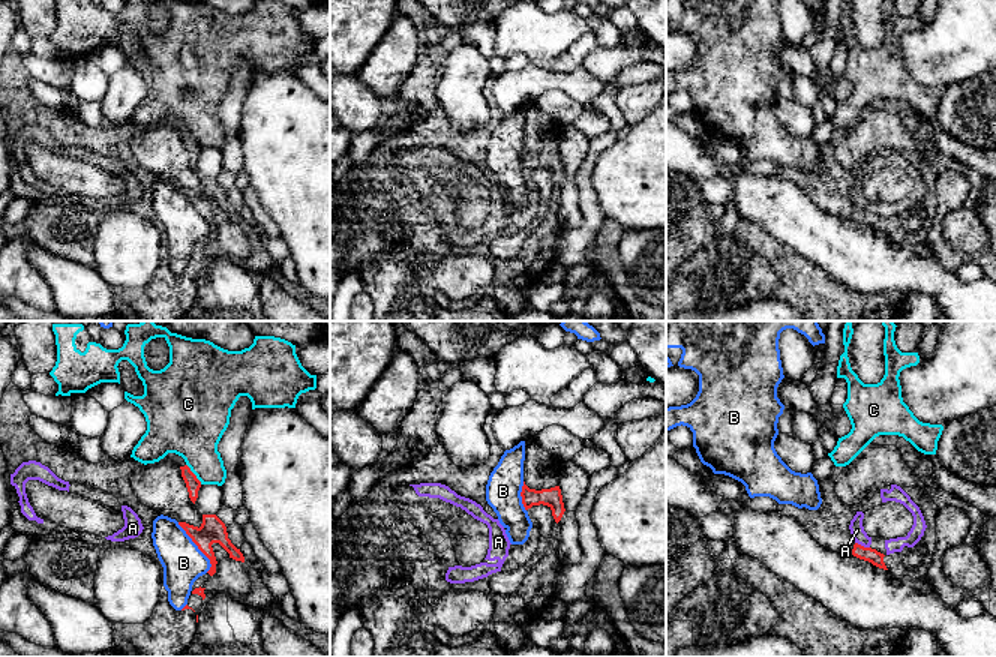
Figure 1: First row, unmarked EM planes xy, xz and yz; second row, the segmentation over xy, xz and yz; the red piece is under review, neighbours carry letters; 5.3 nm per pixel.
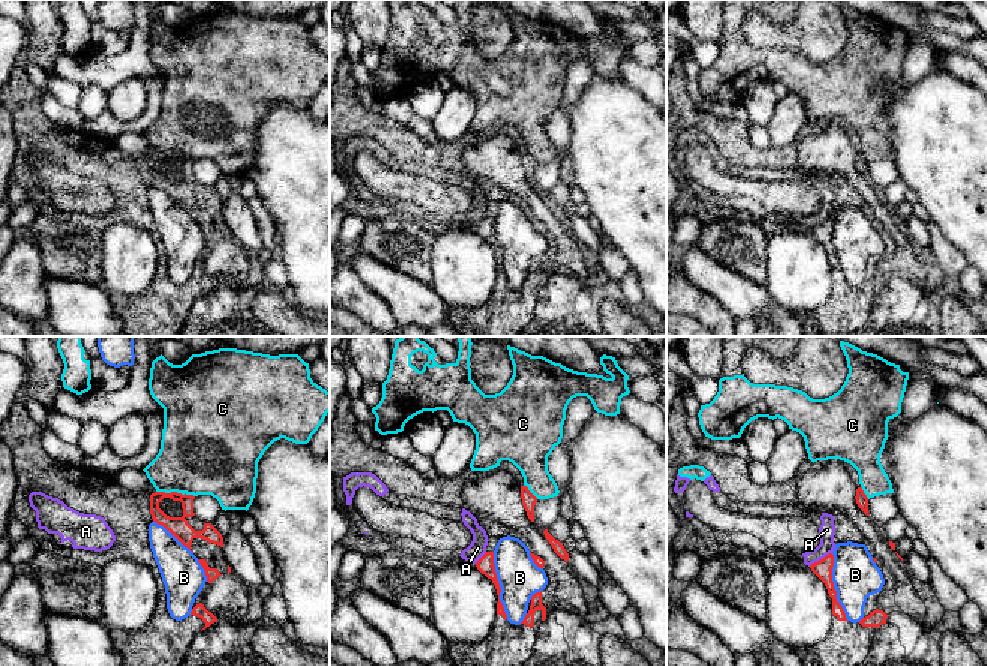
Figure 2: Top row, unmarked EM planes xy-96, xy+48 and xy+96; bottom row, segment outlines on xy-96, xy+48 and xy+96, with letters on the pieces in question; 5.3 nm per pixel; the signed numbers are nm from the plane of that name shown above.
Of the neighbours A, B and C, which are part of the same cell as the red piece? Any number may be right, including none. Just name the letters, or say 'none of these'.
none of these

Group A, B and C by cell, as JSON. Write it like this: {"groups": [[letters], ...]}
{"groups": [["A", "C"], ["B"]]}

